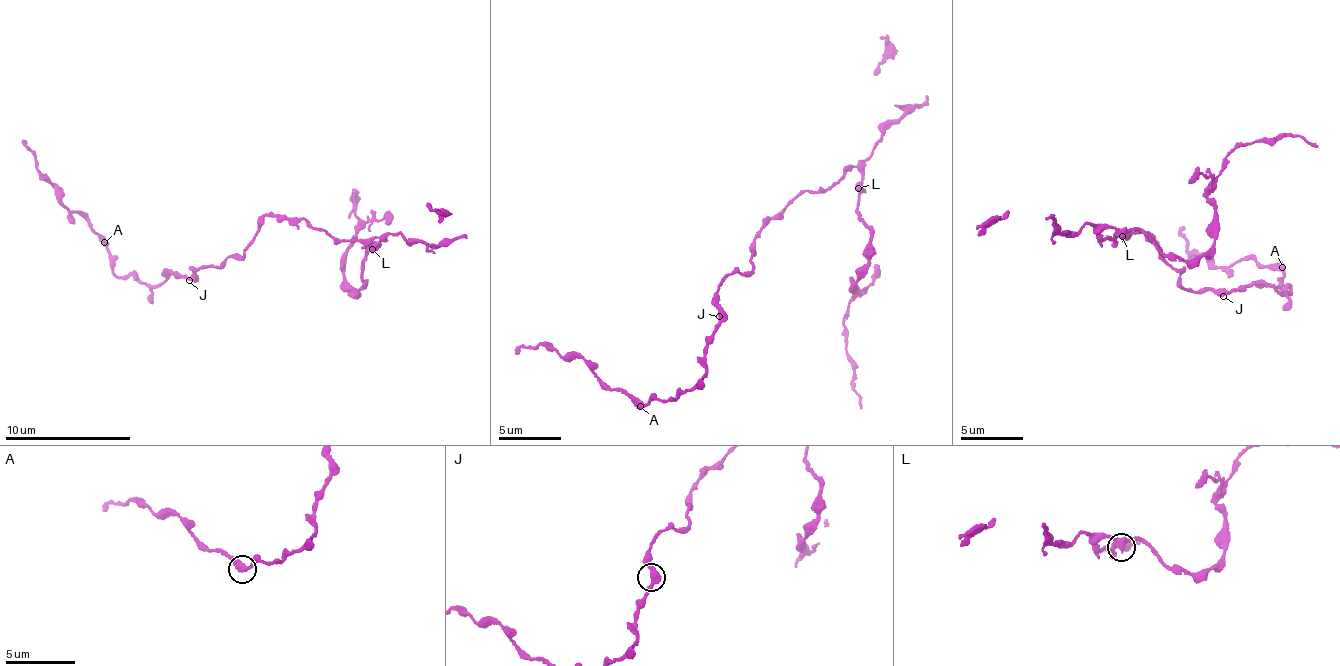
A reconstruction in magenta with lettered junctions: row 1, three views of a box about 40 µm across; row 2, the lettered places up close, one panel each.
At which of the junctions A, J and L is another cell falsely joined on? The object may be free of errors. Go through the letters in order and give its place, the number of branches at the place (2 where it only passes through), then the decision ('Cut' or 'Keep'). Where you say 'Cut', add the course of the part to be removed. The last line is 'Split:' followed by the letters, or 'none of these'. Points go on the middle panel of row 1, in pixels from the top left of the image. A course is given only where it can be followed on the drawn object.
A: Place: (640, 406). Branches: 2. Keep
J: Place: (719, 316). Branches: 2. Keep
L: Place: (858, 188). Branches: 2. Keep
Split: none of these

